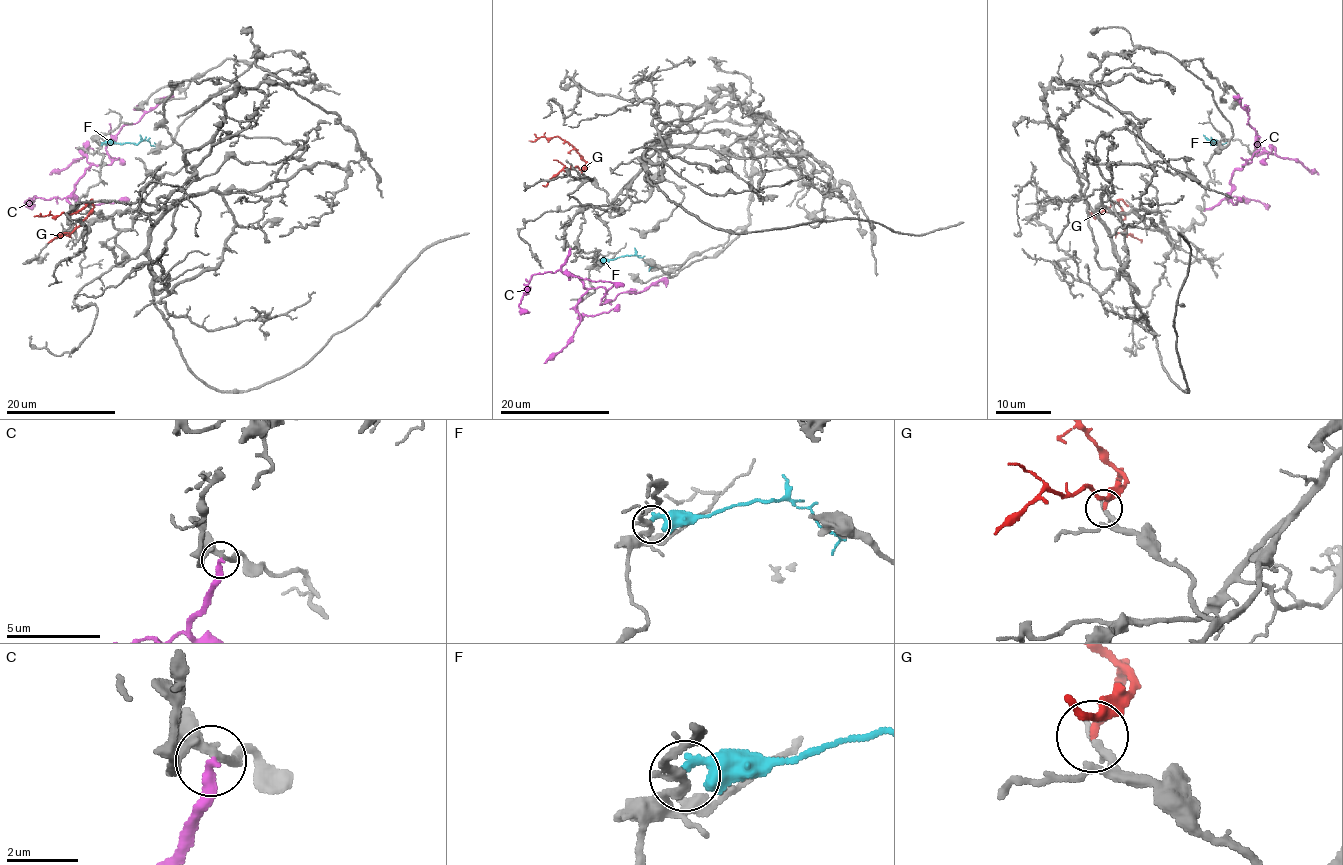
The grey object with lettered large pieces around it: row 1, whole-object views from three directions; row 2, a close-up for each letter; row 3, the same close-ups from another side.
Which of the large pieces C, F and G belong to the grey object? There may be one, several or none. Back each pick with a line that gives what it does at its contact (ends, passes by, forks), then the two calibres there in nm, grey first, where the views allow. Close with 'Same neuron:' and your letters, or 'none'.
G: it ends | 180/240 nm
Same neuron: G

